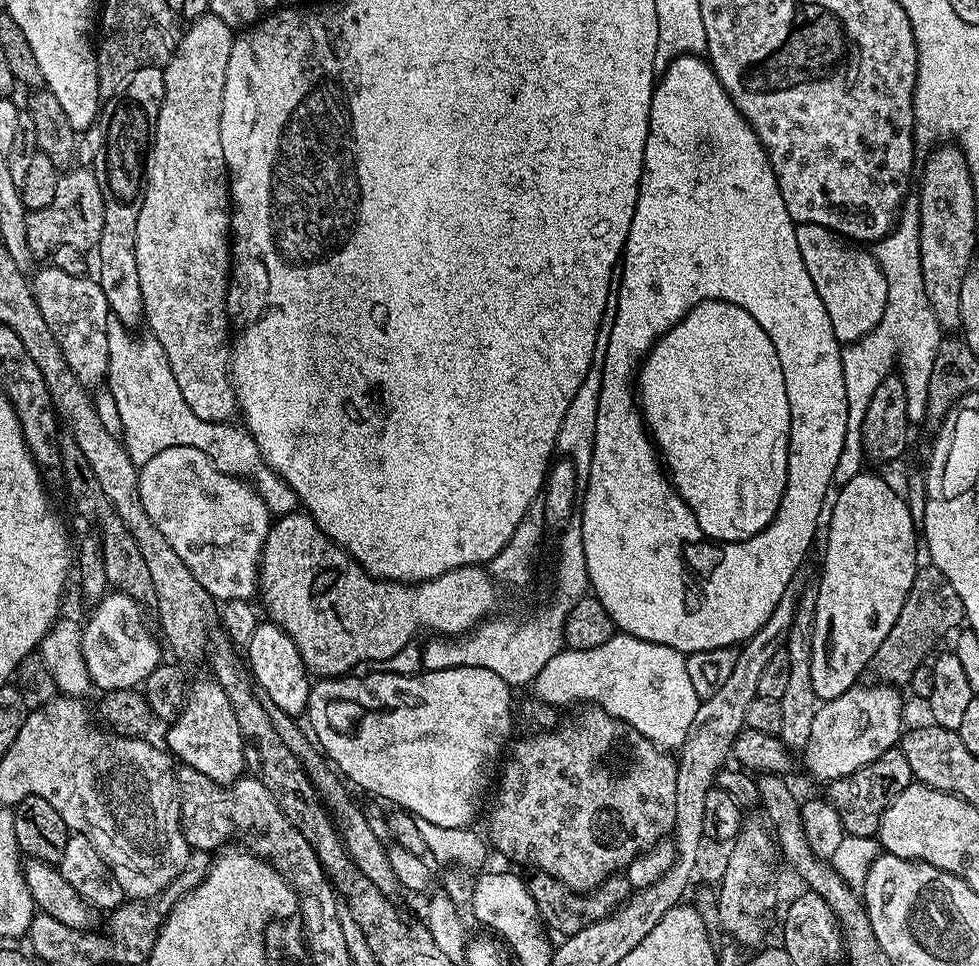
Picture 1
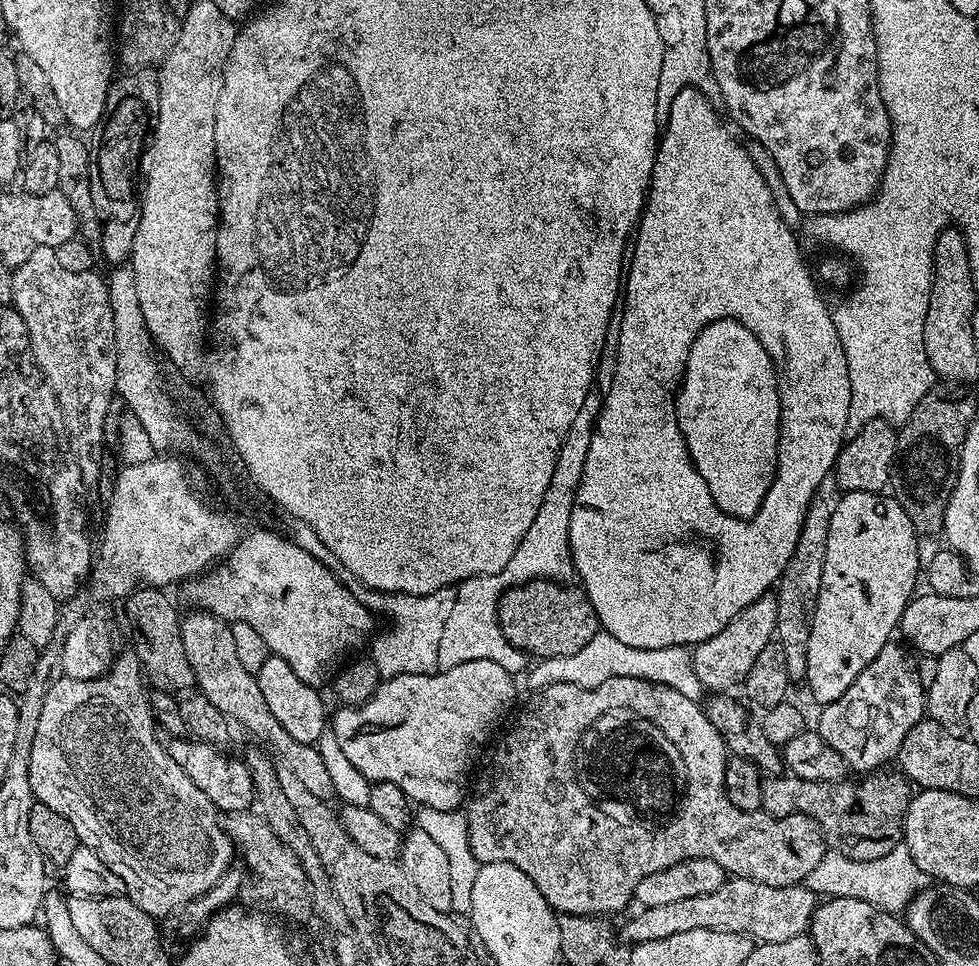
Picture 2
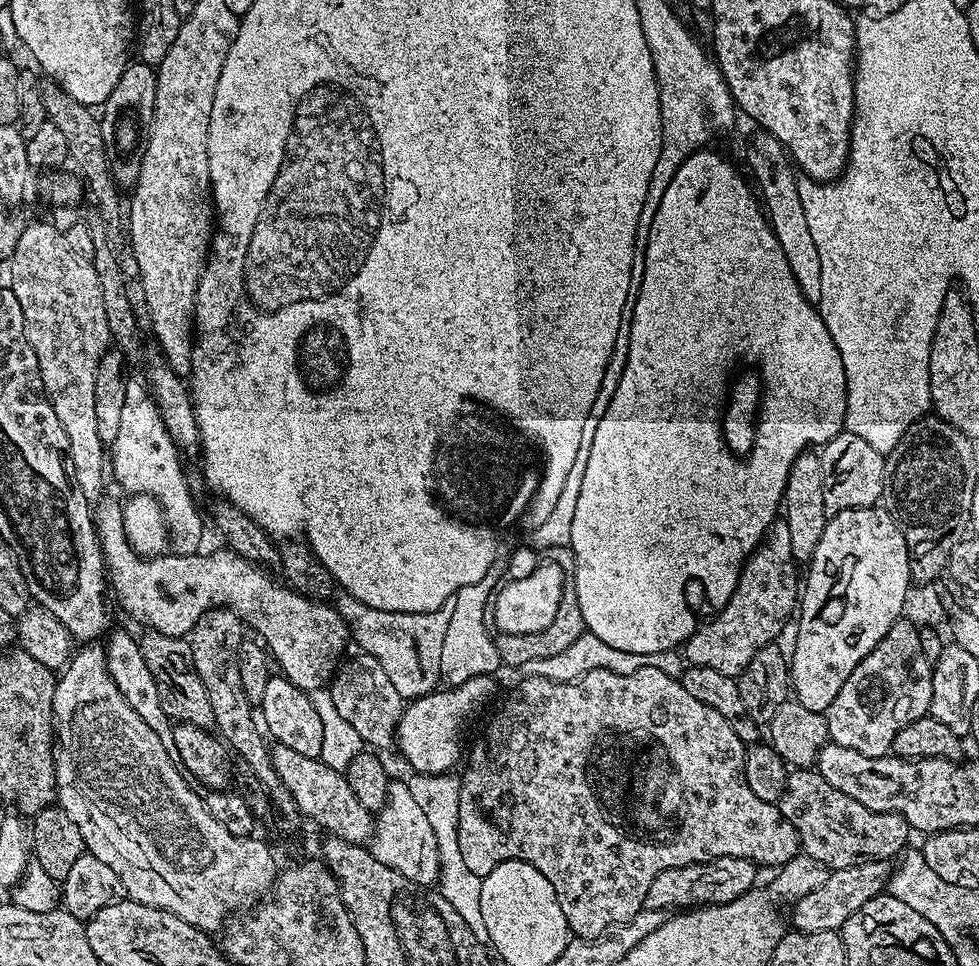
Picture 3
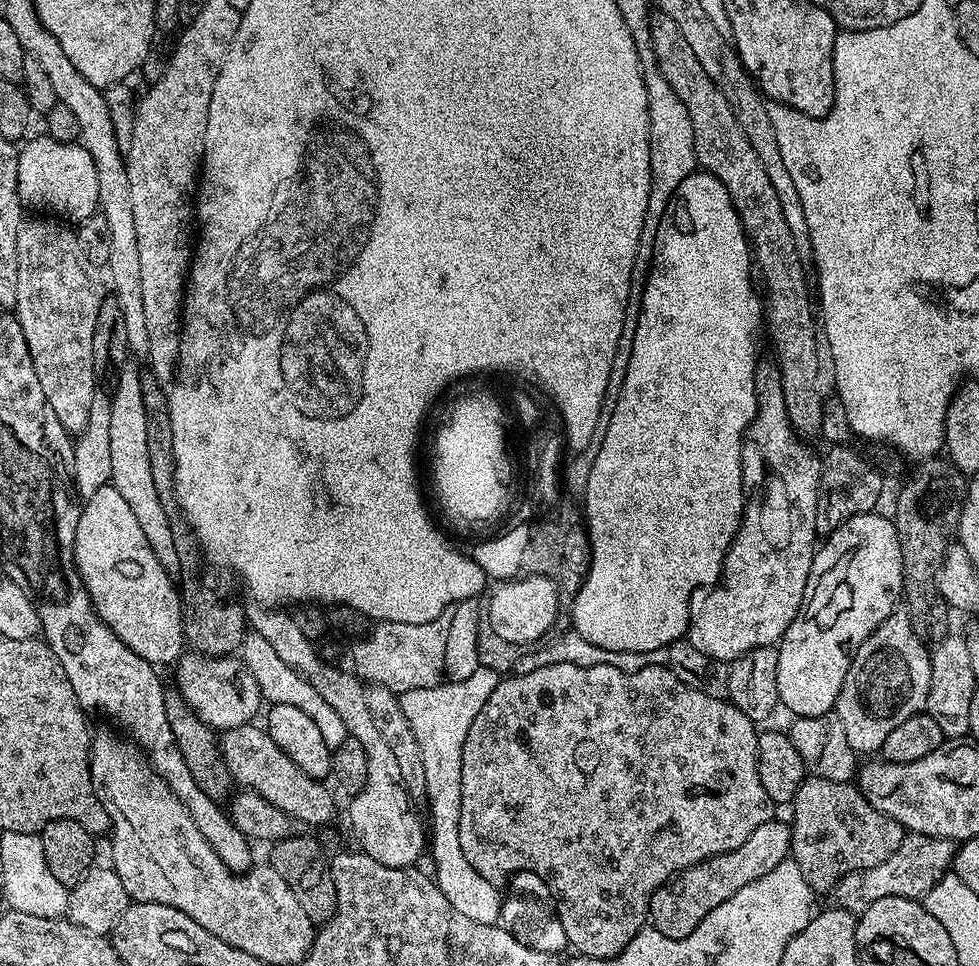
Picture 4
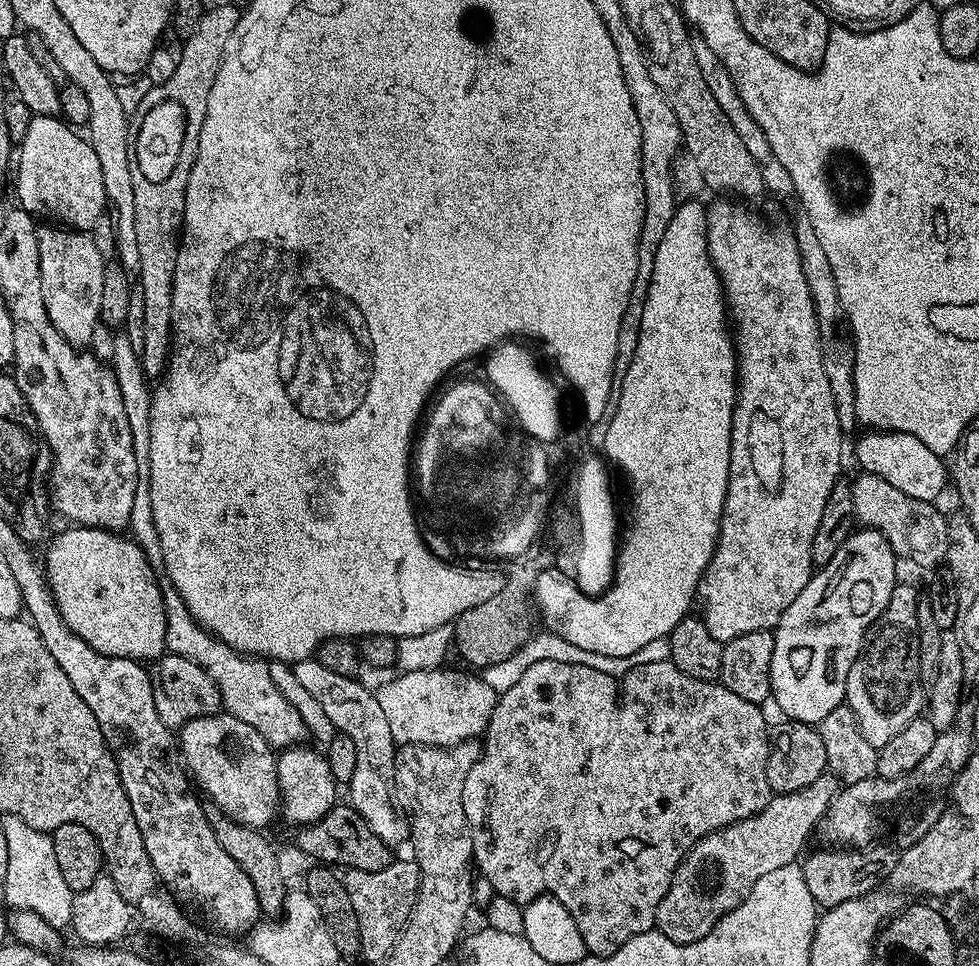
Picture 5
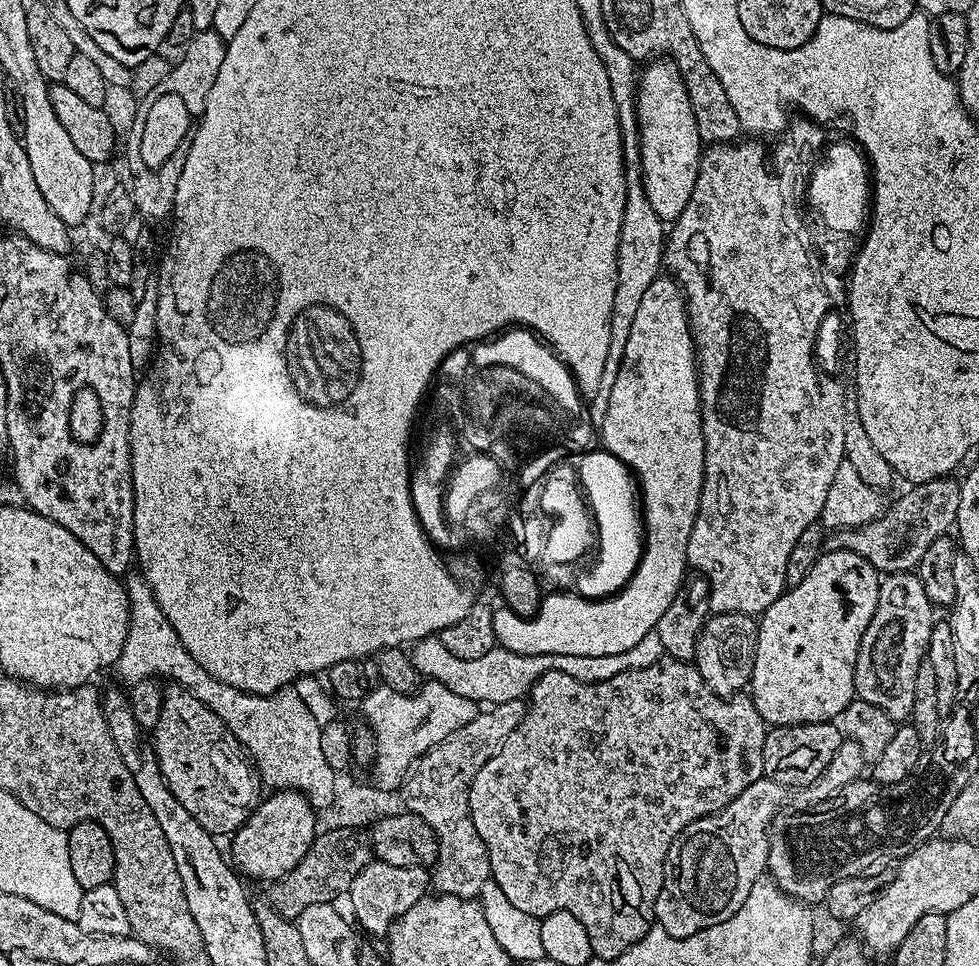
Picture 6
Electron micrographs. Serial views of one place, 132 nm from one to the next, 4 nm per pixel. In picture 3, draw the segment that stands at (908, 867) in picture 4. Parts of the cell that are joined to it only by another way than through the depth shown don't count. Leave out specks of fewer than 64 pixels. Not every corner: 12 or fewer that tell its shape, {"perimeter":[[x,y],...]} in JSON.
{"perimeter":[[885,861],[829,871],[792,905],[795,931],[839,932],[885,891]]}

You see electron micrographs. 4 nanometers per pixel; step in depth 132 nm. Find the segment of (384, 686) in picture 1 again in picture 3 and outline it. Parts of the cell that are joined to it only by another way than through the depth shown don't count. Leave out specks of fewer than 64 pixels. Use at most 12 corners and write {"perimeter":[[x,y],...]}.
{"perimeter":[[492,676],[413,699],[396,744],[413,773],[461,763],[468,723],[487,706]]}

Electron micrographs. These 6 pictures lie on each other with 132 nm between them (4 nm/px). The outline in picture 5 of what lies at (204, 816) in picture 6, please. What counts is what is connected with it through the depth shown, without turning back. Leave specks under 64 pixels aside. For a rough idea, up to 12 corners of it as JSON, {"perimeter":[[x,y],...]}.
{"perimeter":[[223,710],[178,729],[191,783],[261,830],[281,807],[272,745]]}

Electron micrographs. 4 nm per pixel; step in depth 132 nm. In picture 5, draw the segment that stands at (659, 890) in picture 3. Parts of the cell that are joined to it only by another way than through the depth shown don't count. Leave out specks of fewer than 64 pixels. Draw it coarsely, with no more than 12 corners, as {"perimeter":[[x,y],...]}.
{"perimeter":[[831,774],[694,842],[655,931],[706,938],[758,878],[797,863]]}

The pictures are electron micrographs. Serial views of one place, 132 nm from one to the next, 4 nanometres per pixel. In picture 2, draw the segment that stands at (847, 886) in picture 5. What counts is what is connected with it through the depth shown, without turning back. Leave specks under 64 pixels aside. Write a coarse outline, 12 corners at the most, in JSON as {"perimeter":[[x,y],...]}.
{"perimeter":[[899,770],[761,779],[760,808],[814,818],[831,851],[882,858],[904,838]]}

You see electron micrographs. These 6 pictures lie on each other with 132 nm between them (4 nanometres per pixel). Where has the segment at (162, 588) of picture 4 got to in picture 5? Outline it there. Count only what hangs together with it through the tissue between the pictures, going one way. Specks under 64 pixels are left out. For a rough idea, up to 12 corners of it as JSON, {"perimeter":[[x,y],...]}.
{"perimeter":[[68,526],[42,559],[66,626],[107,656],[166,652],[139,544]]}

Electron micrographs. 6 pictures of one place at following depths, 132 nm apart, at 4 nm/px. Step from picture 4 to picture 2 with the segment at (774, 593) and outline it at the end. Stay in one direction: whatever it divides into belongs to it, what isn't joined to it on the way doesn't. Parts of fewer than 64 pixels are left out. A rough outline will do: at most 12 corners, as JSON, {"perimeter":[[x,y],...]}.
{"perimeter":[[775,595],[759,596],[691,649],[712,694],[743,685],[776,634]]}

